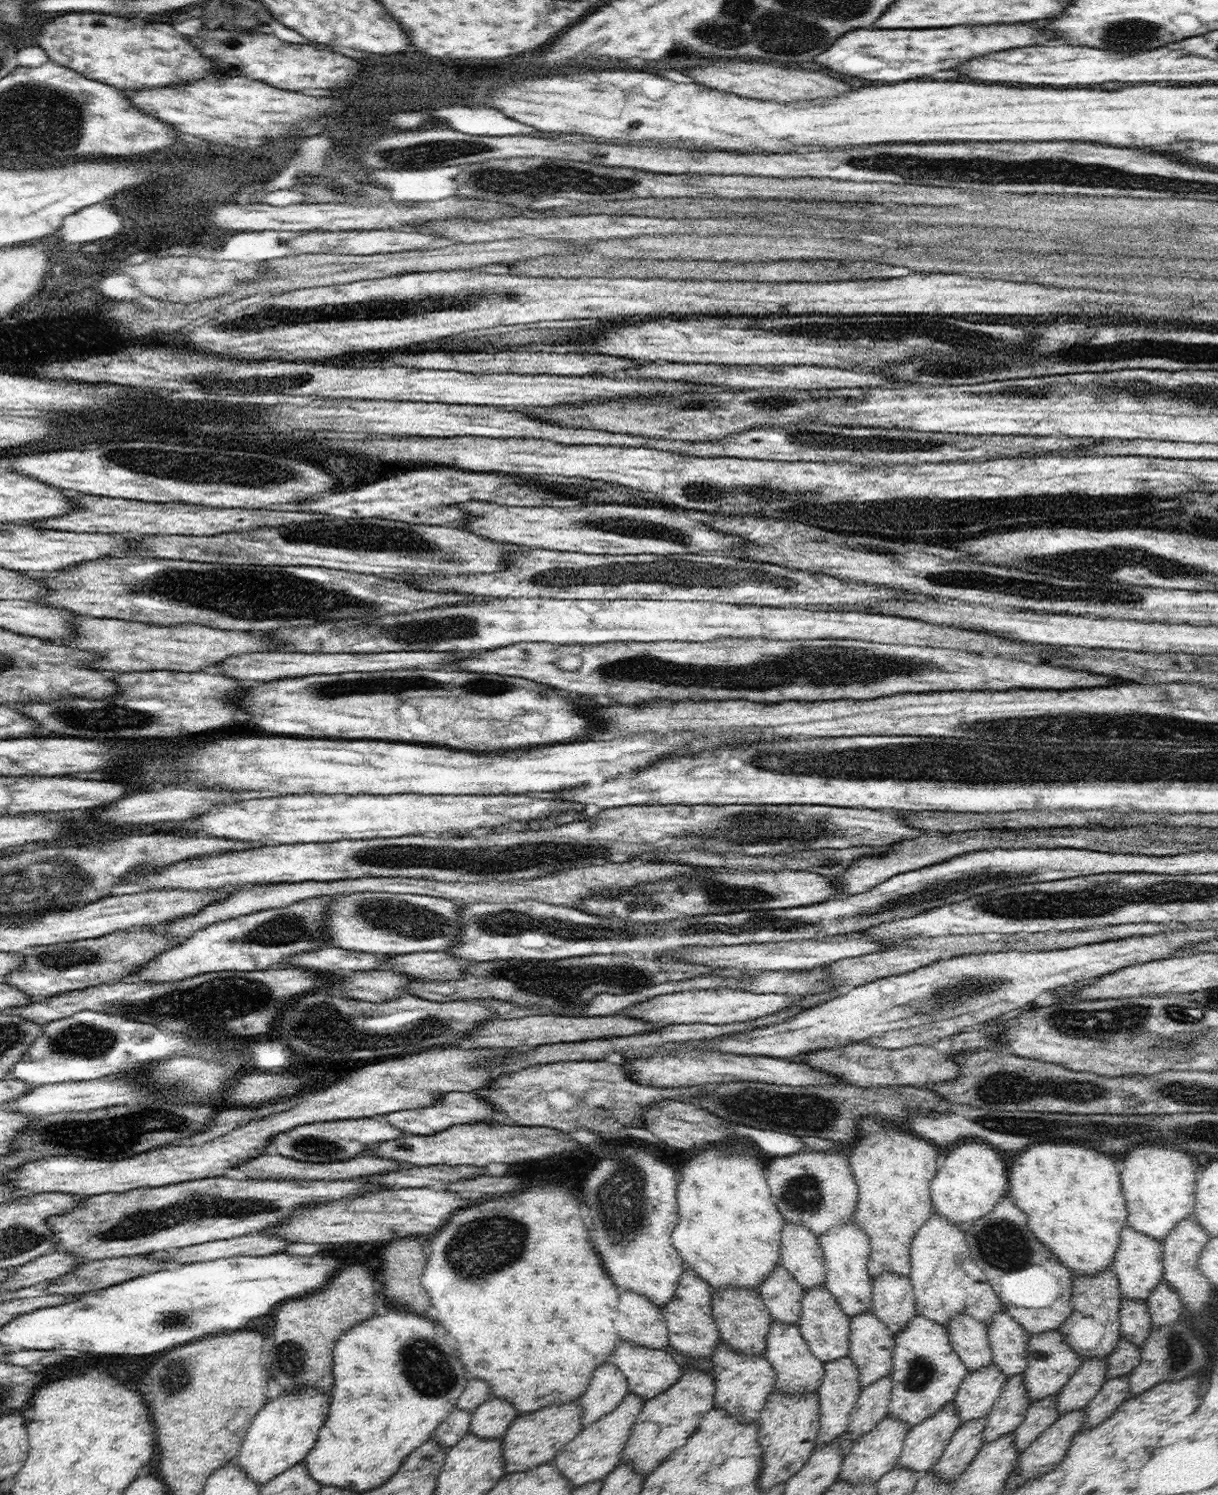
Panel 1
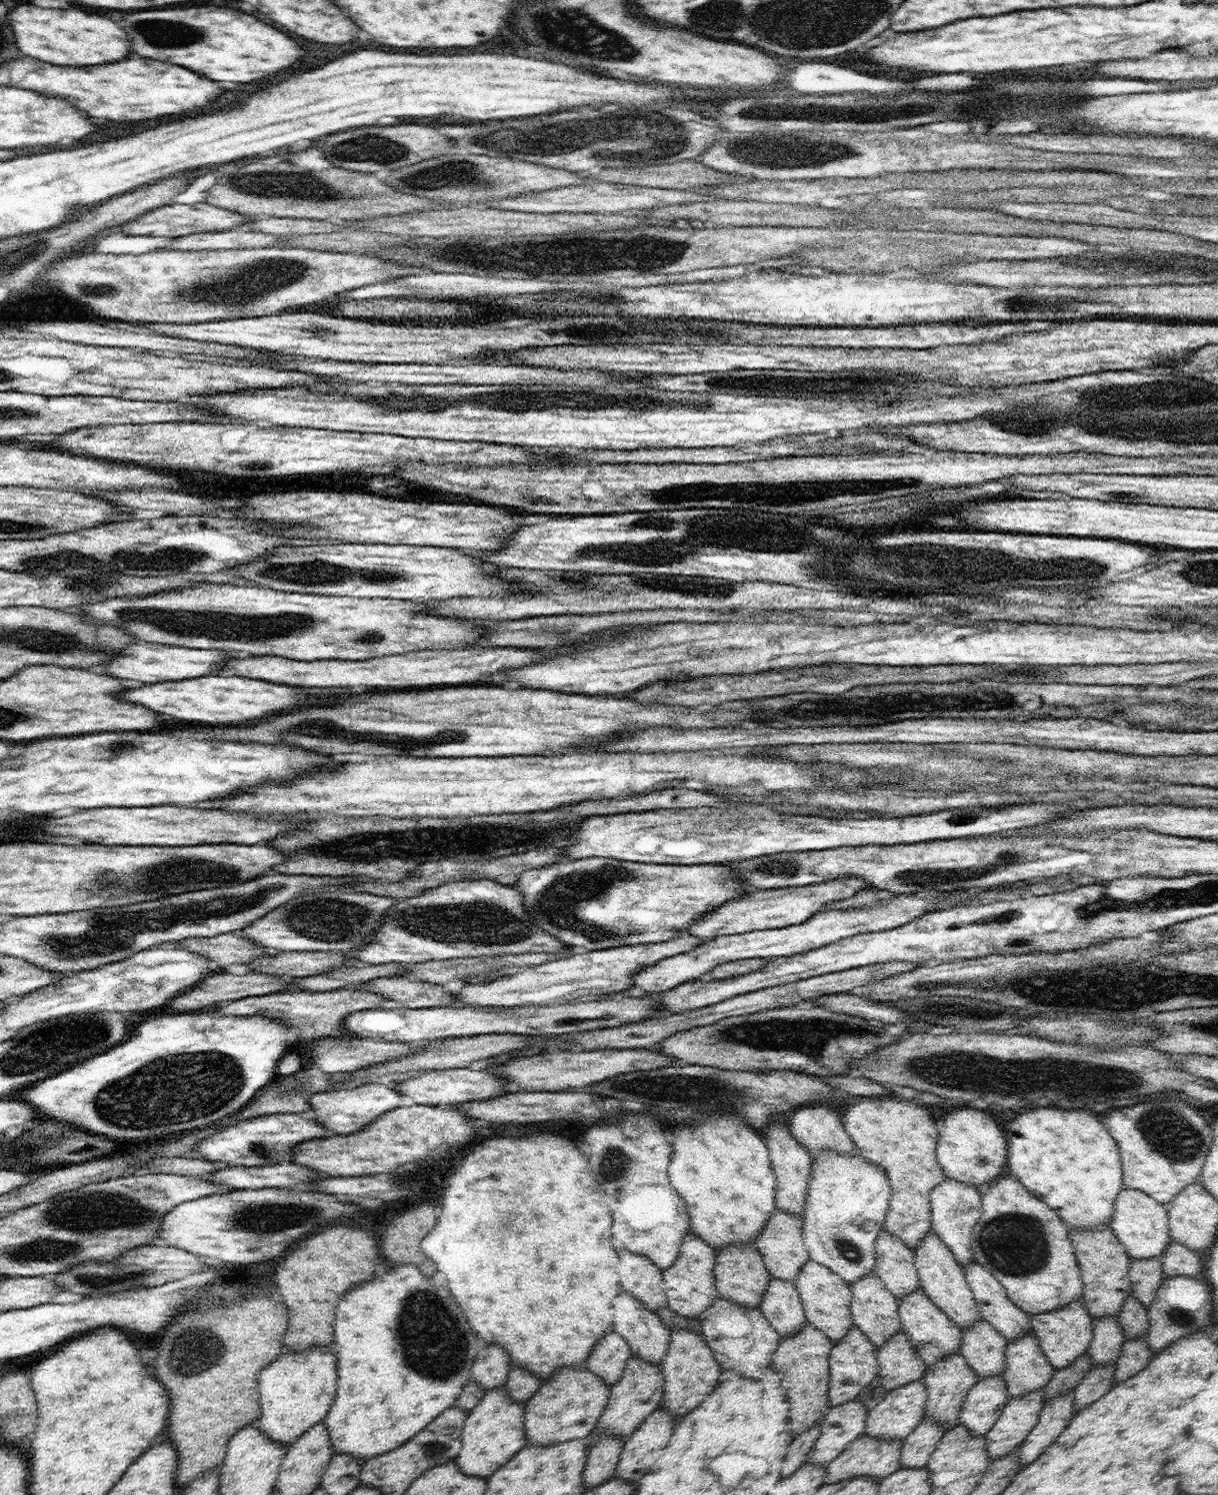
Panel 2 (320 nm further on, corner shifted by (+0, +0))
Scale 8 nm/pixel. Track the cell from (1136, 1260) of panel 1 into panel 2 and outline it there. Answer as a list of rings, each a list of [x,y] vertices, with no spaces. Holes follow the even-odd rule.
[[[1123,1188],[1116,1197],[1112,1219],[1109,1220],[1114,1234],[1125,1246],[1129,1257],[1134,1259],[1161,1258],[1171,1241],[1169,1235],[1168,1207],[1144,1192]]]

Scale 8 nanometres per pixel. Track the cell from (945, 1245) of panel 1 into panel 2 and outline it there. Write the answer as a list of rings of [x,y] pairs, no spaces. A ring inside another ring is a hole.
[[[944,1179],[930,1193],[931,1204],[931,1230],[934,1231],[950,1248],[951,1253],[956,1257],[965,1270],[967,1264],[973,1259],[971,1251],[971,1236],[974,1225],[982,1216],[982,1193],[980,1188],[974,1188],[970,1184],[962,1184],[963,1182],[954,1179]]]

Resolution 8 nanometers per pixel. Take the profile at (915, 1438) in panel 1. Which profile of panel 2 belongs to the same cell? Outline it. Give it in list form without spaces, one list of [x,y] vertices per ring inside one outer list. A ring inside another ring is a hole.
[[[959,1351],[945,1356],[943,1361],[925,1369],[922,1378],[927,1390],[925,1418],[928,1417],[936,1421],[947,1431],[960,1424],[959,1414],[963,1402],[966,1400],[970,1388],[972,1388],[978,1380],[978,1375],[973,1371],[973,1368],[967,1363],[964,1355]]]

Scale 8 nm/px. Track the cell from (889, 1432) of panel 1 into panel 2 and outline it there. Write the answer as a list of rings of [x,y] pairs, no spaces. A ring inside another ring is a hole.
[[[922,1380],[895,1388],[869,1411],[864,1433],[875,1439],[904,1440],[925,1418],[926,1405],[927,1390]]]

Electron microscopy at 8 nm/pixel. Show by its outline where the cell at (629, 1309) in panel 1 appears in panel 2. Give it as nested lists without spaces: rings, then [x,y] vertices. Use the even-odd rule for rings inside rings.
[[[622,1250],[618,1262],[620,1284],[626,1292],[640,1300],[649,1311],[659,1312],[667,1304],[663,1272],[652,1260],[641,1254]]]

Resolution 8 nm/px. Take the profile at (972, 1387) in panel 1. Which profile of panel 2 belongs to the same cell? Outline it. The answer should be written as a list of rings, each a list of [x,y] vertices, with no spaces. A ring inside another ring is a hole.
[[[978,1319],[972,1328],[963,1330],[959,1352],[978,1375],[979,1380],[1004,1372],[1007,1347],[1003,1336],[986,1319]]]

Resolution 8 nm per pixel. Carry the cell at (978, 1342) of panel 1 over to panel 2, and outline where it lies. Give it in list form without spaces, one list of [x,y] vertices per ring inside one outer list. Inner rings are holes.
[[[928,1231],[914,1251],[920,1288],[949,1319],[956,1323],[958,1328],[962,1330],[972,1328],[974,1323],[980,1319],[980,1311],[972,1289],[965,1279],[966,1270],[957,1262],[950,1248],[934,1231]]]

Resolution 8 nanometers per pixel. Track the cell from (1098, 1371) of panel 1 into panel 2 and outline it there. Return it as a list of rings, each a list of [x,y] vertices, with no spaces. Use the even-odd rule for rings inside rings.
[[[1100,1317],[1093,1321],[1093,1339],[1087,1348],[1094,1365],[1116,1363],[1125,1334],[1117,1317]]]

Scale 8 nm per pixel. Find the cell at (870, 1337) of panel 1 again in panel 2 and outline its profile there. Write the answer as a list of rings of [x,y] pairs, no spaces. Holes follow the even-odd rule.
[[[872,1272],[865,1274],[857,1283],[849,1285],[851,1288],[851,1315],[853,1326],[864,1332],[867,1339],[880,1348],[896,1332],[901,1331],[901,1320],[899,1319],[899,1301],[880,1280],[880,1277]]]

